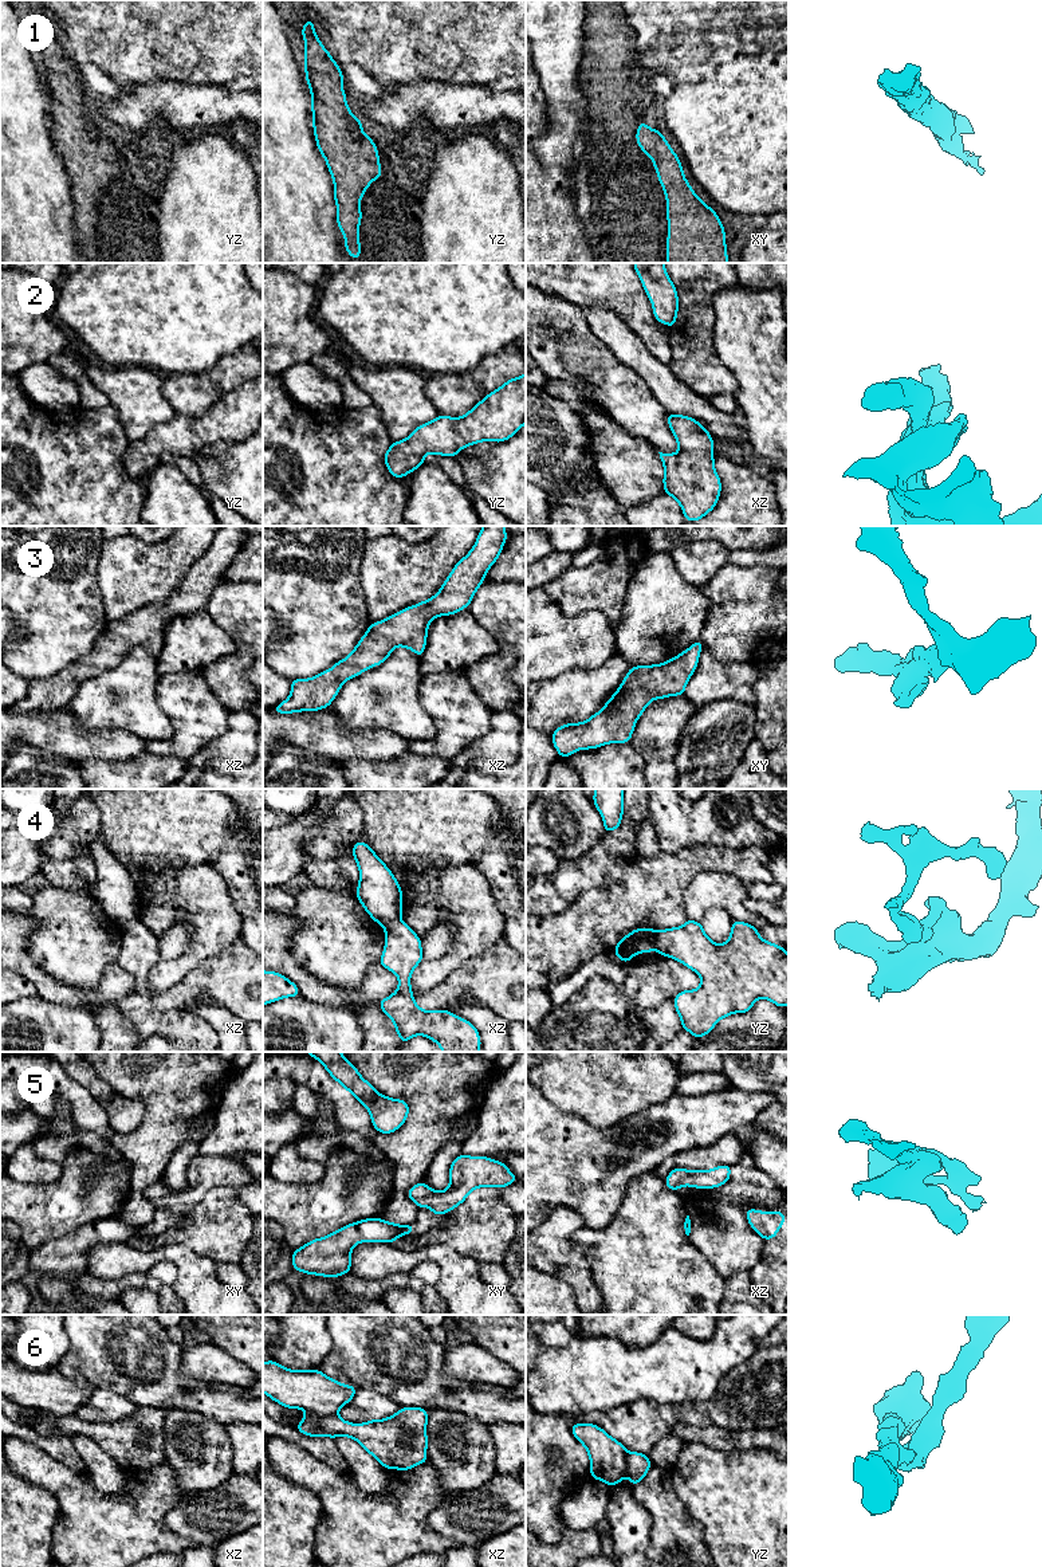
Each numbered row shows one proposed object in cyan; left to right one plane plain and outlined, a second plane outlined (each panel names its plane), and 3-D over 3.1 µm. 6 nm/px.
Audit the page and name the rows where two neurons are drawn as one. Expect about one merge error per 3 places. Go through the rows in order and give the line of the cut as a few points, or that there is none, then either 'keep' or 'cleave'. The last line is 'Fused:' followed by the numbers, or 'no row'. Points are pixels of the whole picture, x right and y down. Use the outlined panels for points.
1: cut none; keep
2: cut none; keep
3: cut none; keep
4: cut xz (400, 918), (384, 926); cleave
5: cut none; keep
6: cut xz (309, 1410), (318, 1416), (337, 1414); cleave
Fused: 4, 6

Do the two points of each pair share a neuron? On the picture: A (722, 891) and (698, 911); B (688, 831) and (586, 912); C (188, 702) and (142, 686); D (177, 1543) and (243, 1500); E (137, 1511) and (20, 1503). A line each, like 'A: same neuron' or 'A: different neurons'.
A: same neuron
B: different neurons
C: different neurons
D: different neurons
E: different neurons

